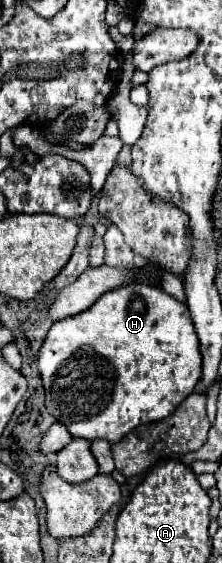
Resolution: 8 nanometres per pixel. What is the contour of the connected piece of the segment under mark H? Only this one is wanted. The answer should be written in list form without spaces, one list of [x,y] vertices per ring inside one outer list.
[[[131,283],[101,295],[87,311],[55,321],[39,351],[39,371],[49,413],[73,437],[119,443],[131,429],[171,415],[201,379],[199,339],[185,303],[159,287]]]

